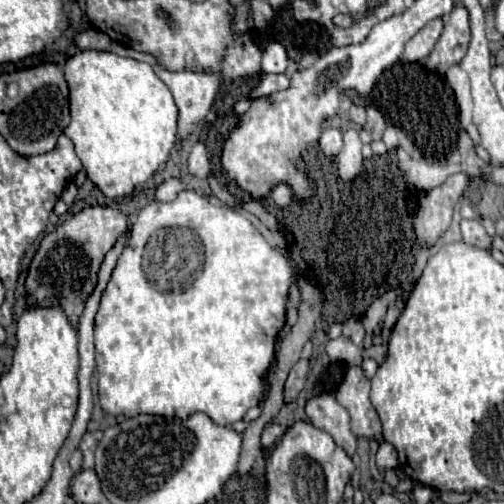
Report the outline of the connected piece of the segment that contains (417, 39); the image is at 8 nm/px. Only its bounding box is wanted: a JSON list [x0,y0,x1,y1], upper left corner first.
[403,19,443,63]

